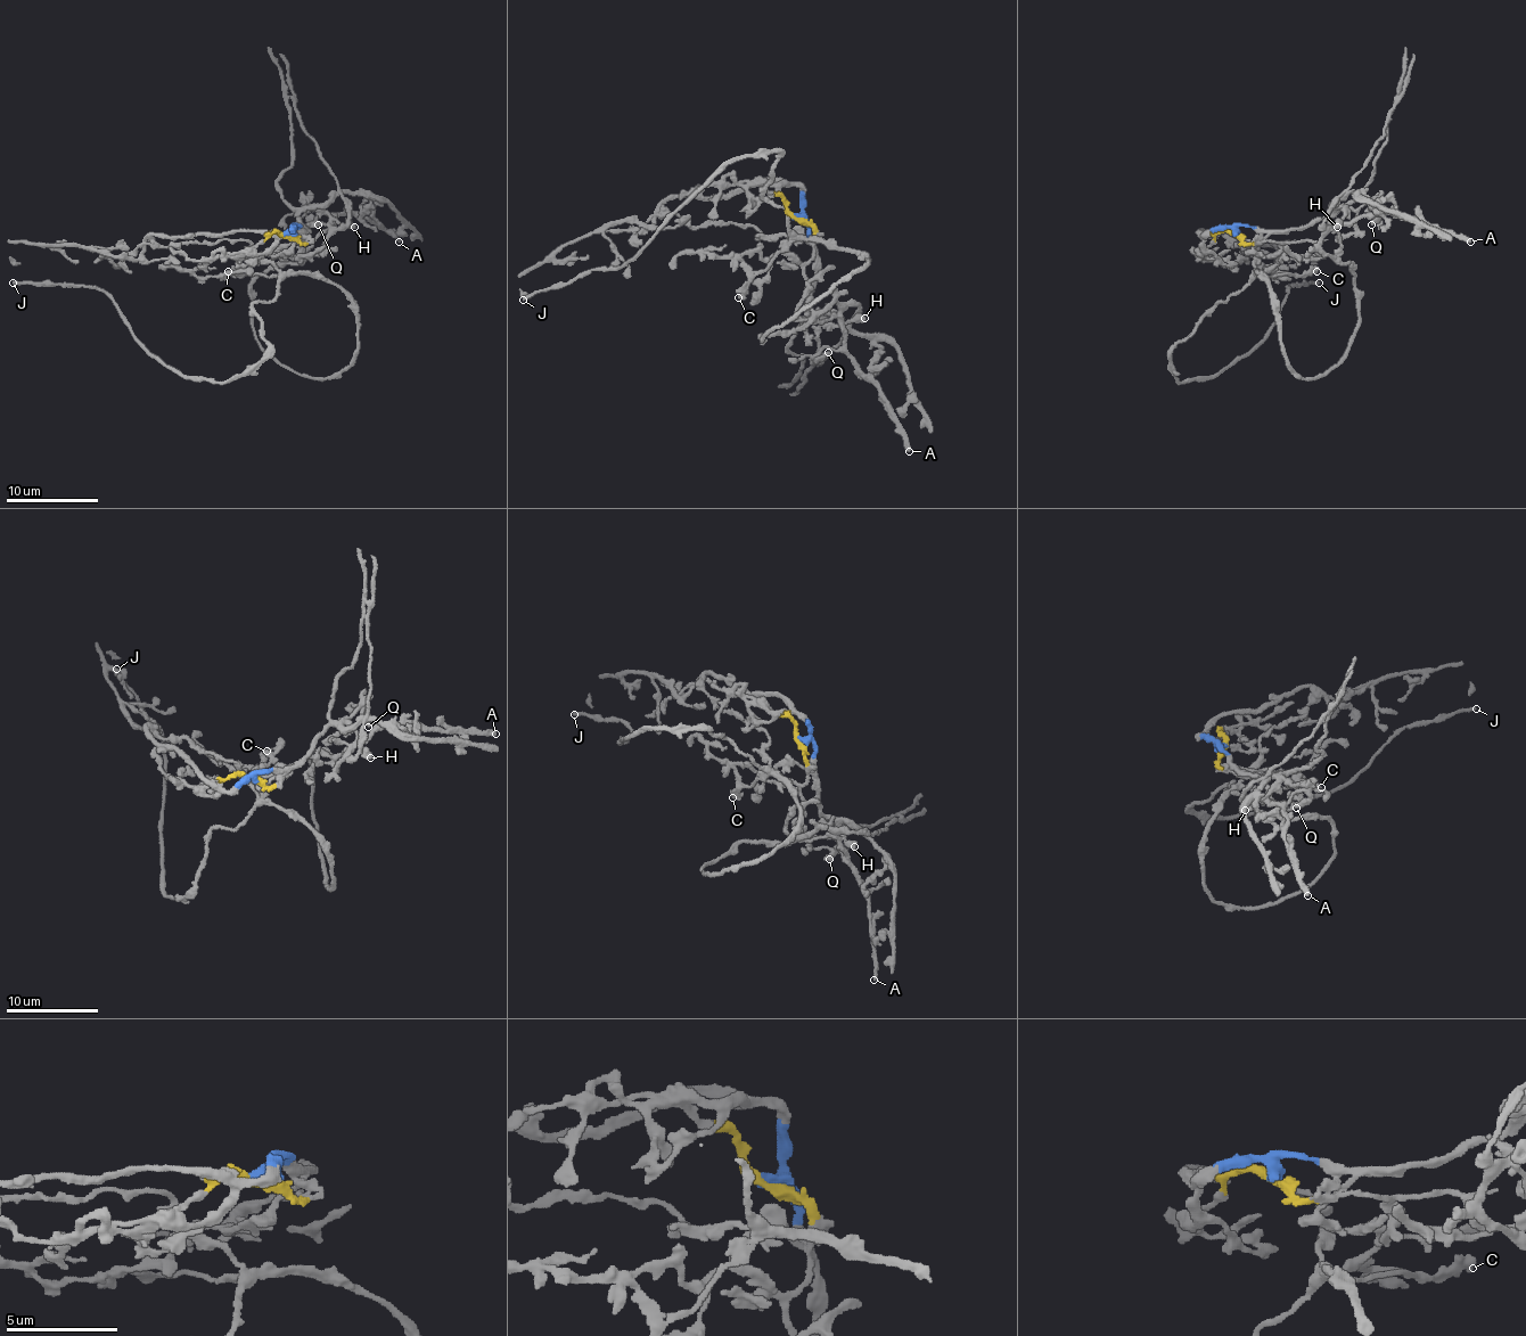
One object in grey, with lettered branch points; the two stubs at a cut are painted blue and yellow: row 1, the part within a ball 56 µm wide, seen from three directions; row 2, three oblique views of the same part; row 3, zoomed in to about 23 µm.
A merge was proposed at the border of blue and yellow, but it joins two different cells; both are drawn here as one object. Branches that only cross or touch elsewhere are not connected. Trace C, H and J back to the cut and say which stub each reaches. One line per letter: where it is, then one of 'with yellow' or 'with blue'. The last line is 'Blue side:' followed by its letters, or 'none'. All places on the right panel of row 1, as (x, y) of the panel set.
C: (1317, 271) | with yellow
H: (1337, 227) | with blue
J: (1319, 283) | with yellow
Blue side: H

